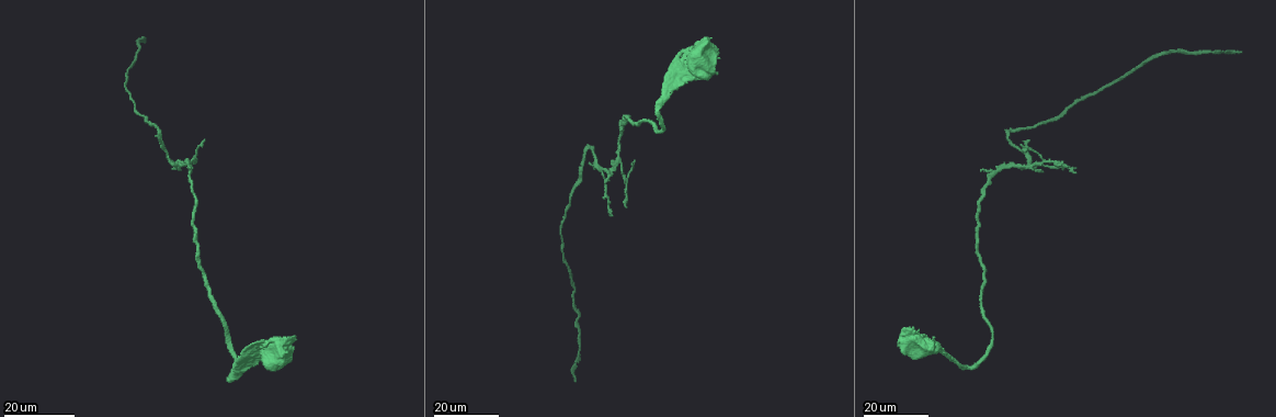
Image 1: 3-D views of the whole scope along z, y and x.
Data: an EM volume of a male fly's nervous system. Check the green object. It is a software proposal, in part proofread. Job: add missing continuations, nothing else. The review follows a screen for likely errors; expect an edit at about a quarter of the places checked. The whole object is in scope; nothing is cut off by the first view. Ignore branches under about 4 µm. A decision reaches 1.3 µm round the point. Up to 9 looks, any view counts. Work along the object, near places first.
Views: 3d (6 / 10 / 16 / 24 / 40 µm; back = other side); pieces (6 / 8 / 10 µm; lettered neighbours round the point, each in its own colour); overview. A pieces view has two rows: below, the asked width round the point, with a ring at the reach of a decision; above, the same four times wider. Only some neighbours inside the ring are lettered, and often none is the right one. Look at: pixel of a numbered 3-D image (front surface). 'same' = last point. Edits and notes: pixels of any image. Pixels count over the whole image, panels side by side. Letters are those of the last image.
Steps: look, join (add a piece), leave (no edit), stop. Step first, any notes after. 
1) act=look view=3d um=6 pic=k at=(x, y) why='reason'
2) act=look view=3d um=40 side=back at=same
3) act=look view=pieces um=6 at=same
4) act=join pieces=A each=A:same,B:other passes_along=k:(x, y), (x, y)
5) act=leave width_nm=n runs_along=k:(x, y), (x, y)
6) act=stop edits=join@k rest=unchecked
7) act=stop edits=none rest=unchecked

act=look view=3d um=16 pic=1 at=(577, 383) why='an open end'

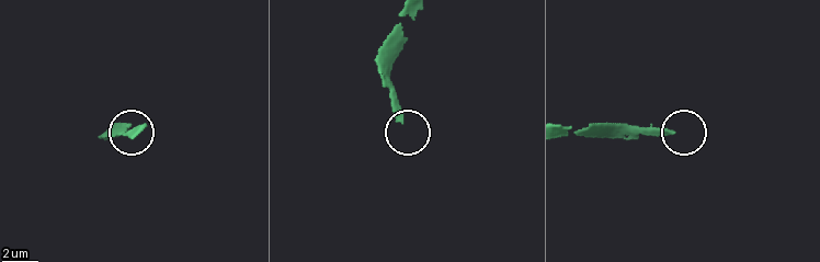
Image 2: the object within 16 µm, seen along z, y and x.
act=look view=pieces um=6 pic=2 at=(401, 121)

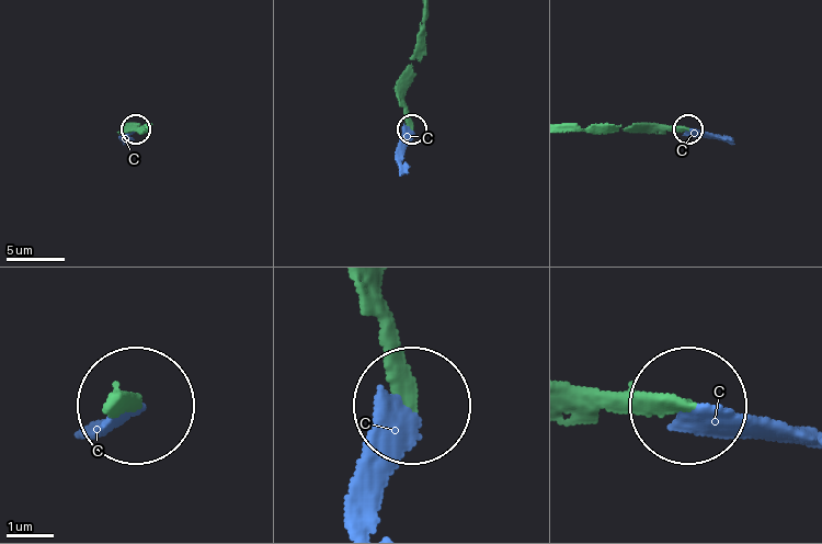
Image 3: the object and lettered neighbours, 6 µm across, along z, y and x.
act=join pieces=C each=C:same passes_along=3:(377, 293), (400, 411), (377, 517) found='it goes on there'

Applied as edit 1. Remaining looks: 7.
act=look view=3d um=16 pic=1 at=(173, 168) why='branch stops here'

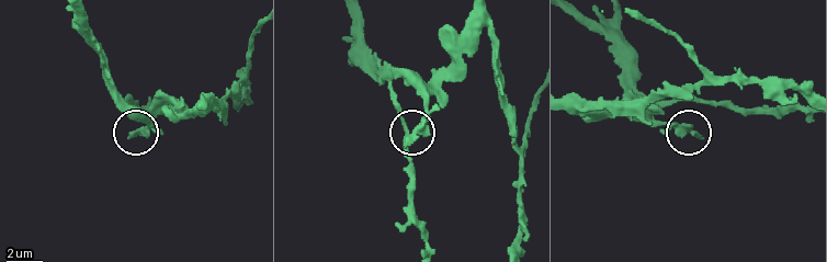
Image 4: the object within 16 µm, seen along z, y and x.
act=look view=3d um=6 pic=4 at=(699, 136)

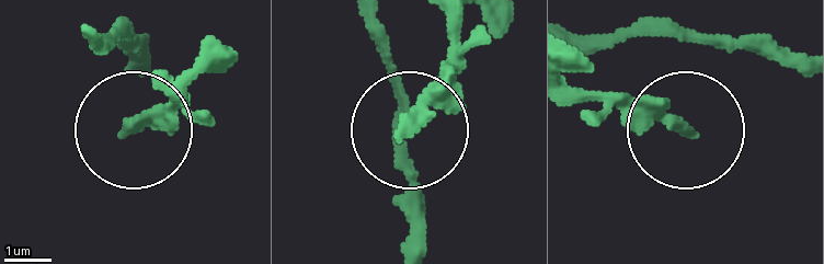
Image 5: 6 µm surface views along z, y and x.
act=look view=pieces um=8 pic=5 at=(403, 133) why='see the neighbours'

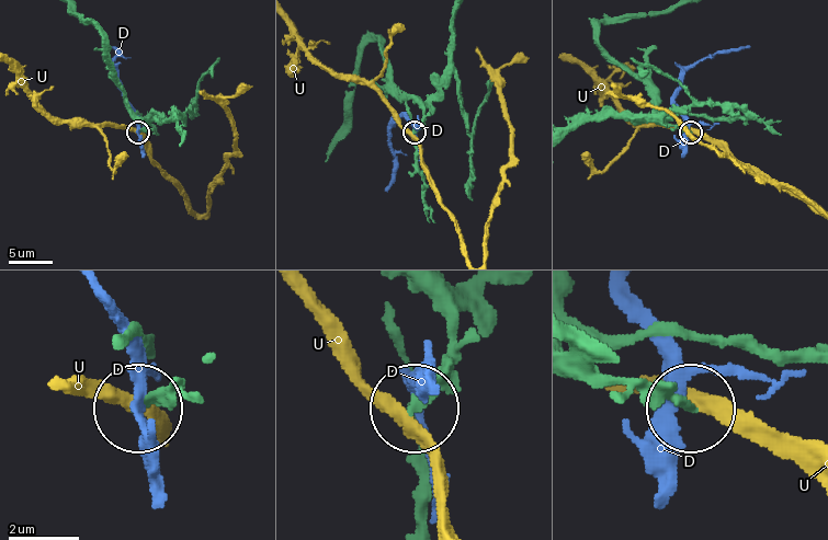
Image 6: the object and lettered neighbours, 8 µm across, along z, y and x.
act=leave width_nm=220 each=D:other,U:other runs_along=6:(480, 295), (451, 330), (439, 375), (412, 406) found='none of them fits'

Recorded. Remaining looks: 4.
act=look view=3d um=24 pic=1 at=(206, 138) why='long arm stops here'

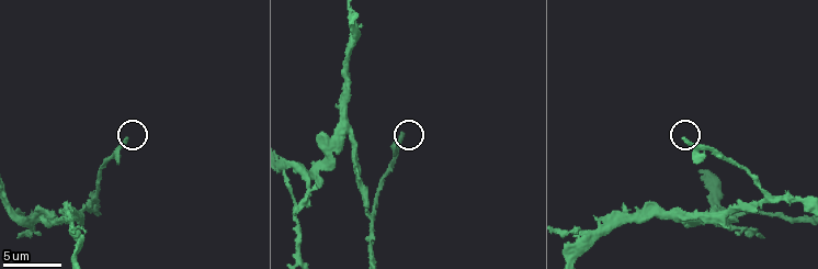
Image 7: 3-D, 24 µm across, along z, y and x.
act=look view=3d um=6 pic=7 at=(404, 133)

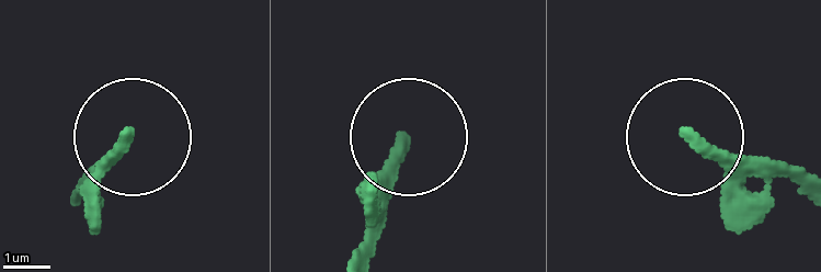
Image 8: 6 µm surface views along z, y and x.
act=look view=pieces um=6 pic=8 at=(401, 142)

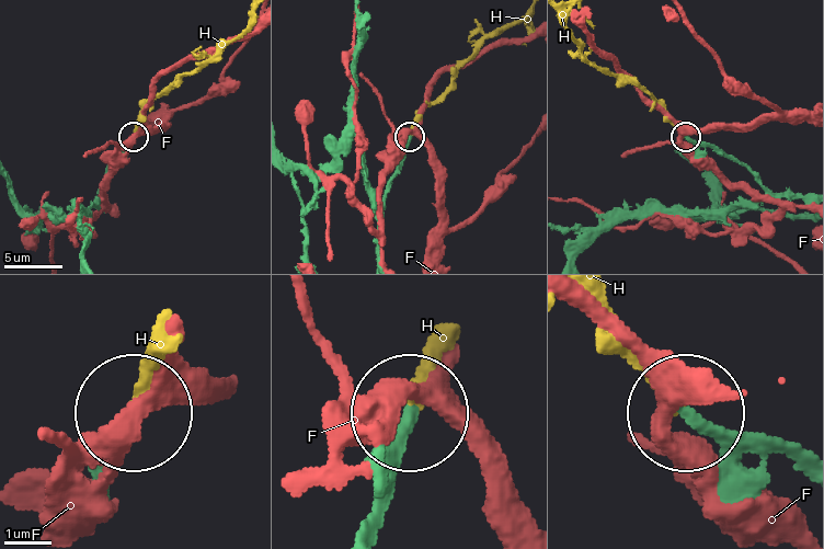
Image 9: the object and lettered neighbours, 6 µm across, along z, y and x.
act=join pieces=H each=F:other,H:same passes_along=9:(716, 153), (693, 143), (642, 89), (593, 66), (565, 19) found='it goes on there'

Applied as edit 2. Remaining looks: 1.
act=stop edits=join@3,join@9 rest=unchecked

